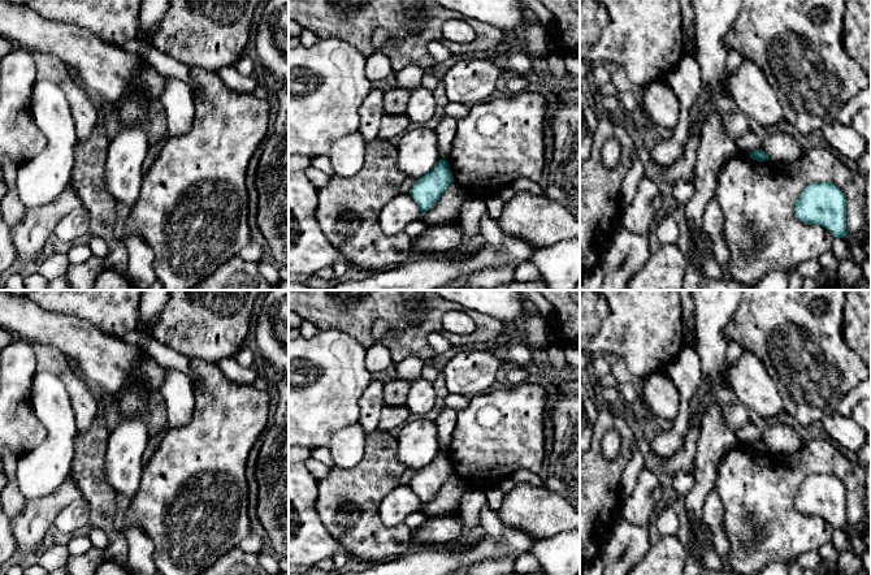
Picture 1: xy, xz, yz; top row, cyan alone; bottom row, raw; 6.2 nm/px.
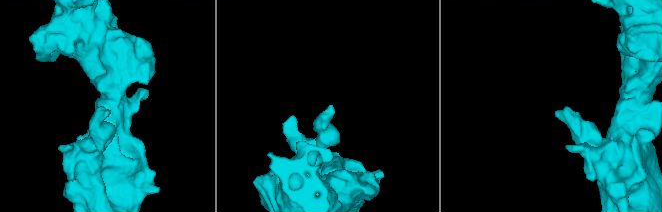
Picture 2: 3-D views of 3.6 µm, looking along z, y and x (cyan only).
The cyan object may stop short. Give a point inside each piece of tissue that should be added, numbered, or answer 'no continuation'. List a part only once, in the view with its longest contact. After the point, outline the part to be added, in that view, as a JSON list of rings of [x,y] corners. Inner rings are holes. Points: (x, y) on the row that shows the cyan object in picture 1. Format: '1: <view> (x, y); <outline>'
no continuation

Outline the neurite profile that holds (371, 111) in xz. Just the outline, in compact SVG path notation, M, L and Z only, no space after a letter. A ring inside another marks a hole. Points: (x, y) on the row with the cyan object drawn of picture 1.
M373 88L359 108L360 125L358 134L365 143L378 139L381 118L384 116L384 92Z

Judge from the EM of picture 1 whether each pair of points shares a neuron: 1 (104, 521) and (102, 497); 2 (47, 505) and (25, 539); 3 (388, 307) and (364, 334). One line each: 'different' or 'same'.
1: same
2: same
3: same

